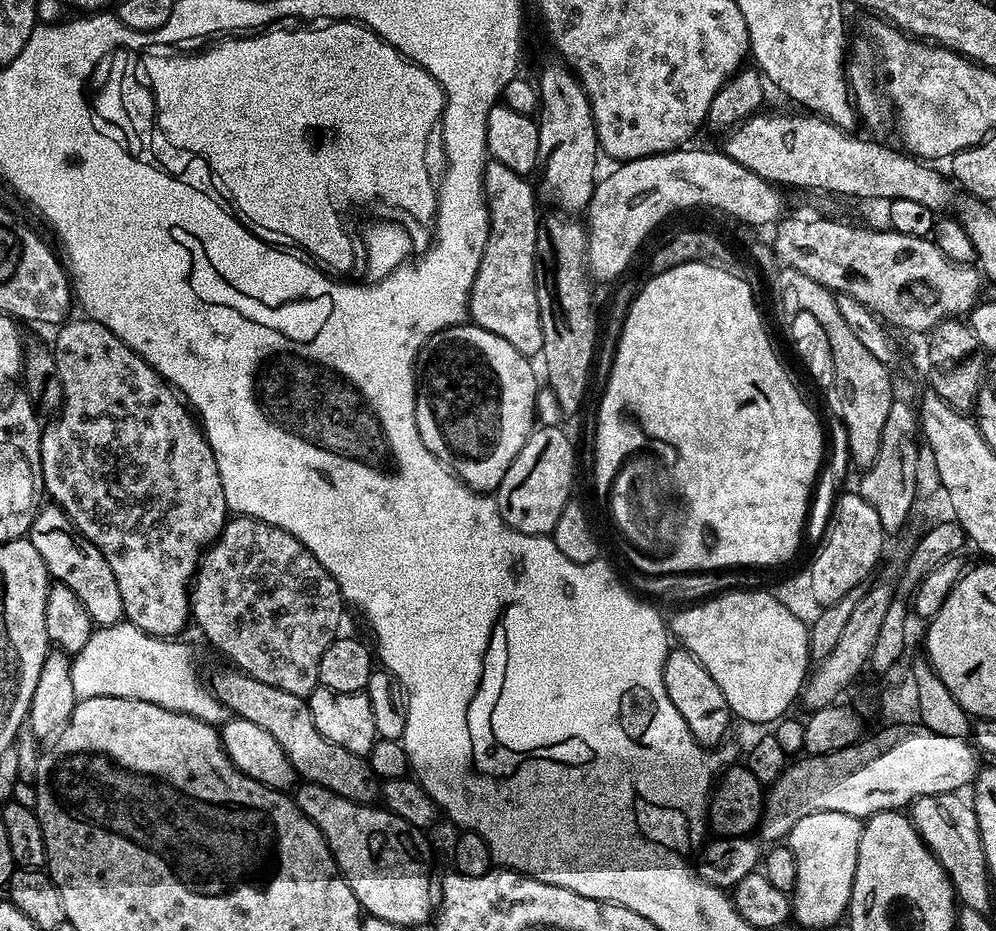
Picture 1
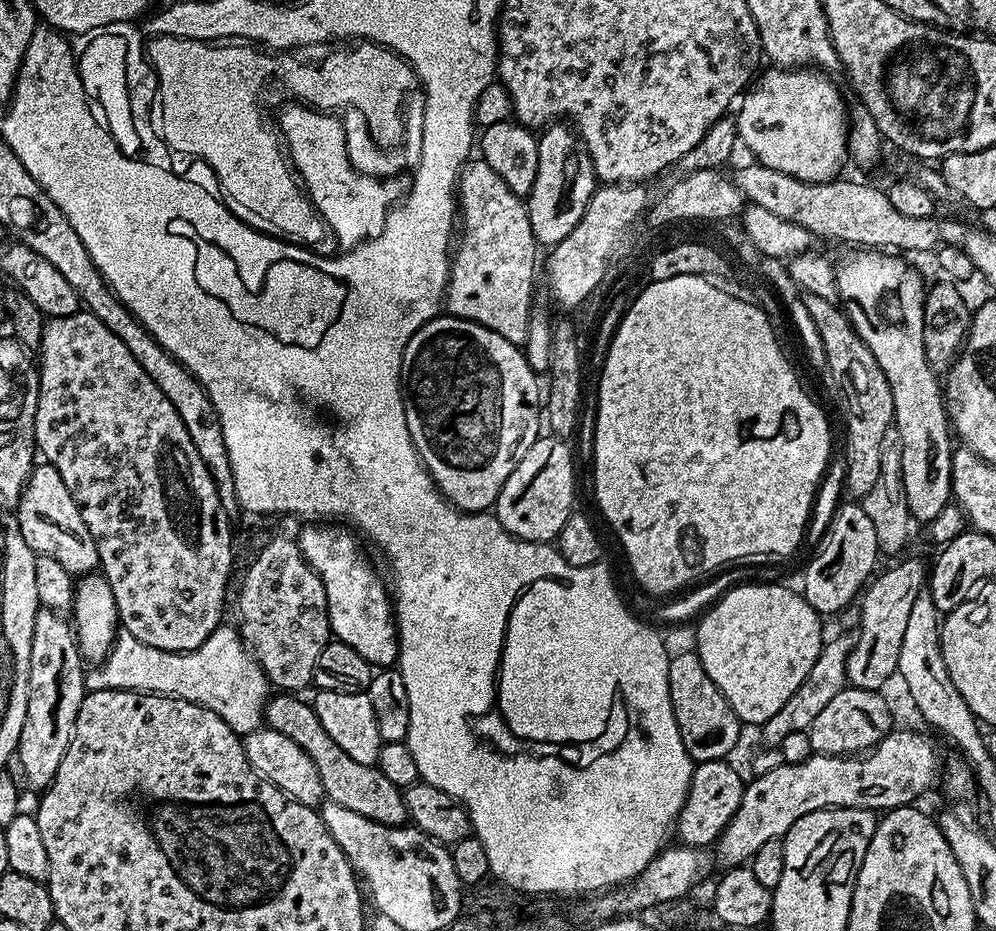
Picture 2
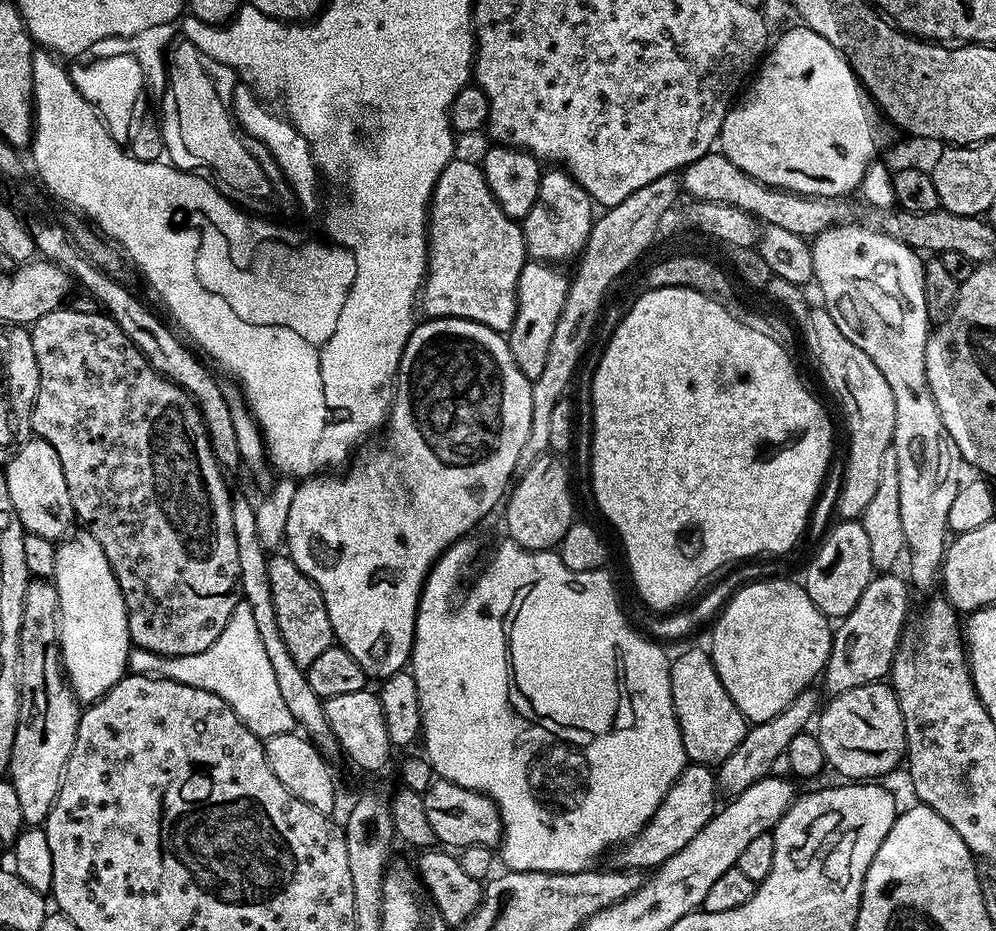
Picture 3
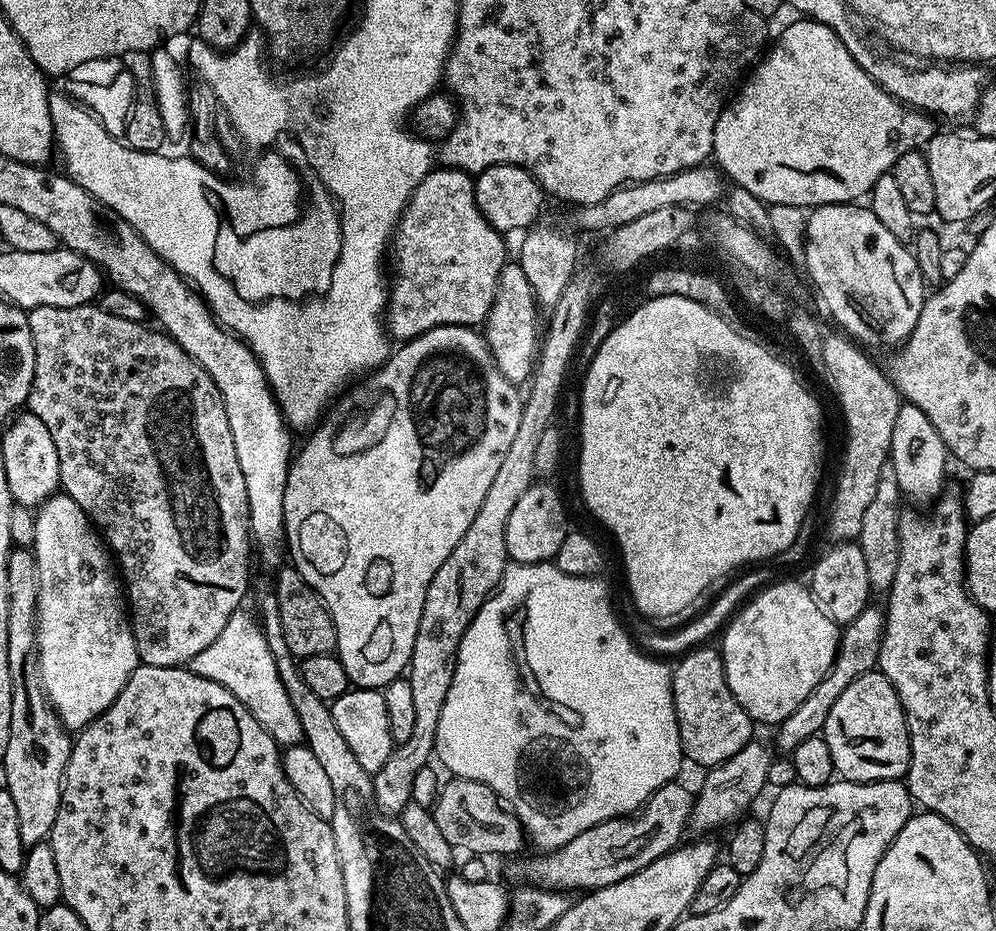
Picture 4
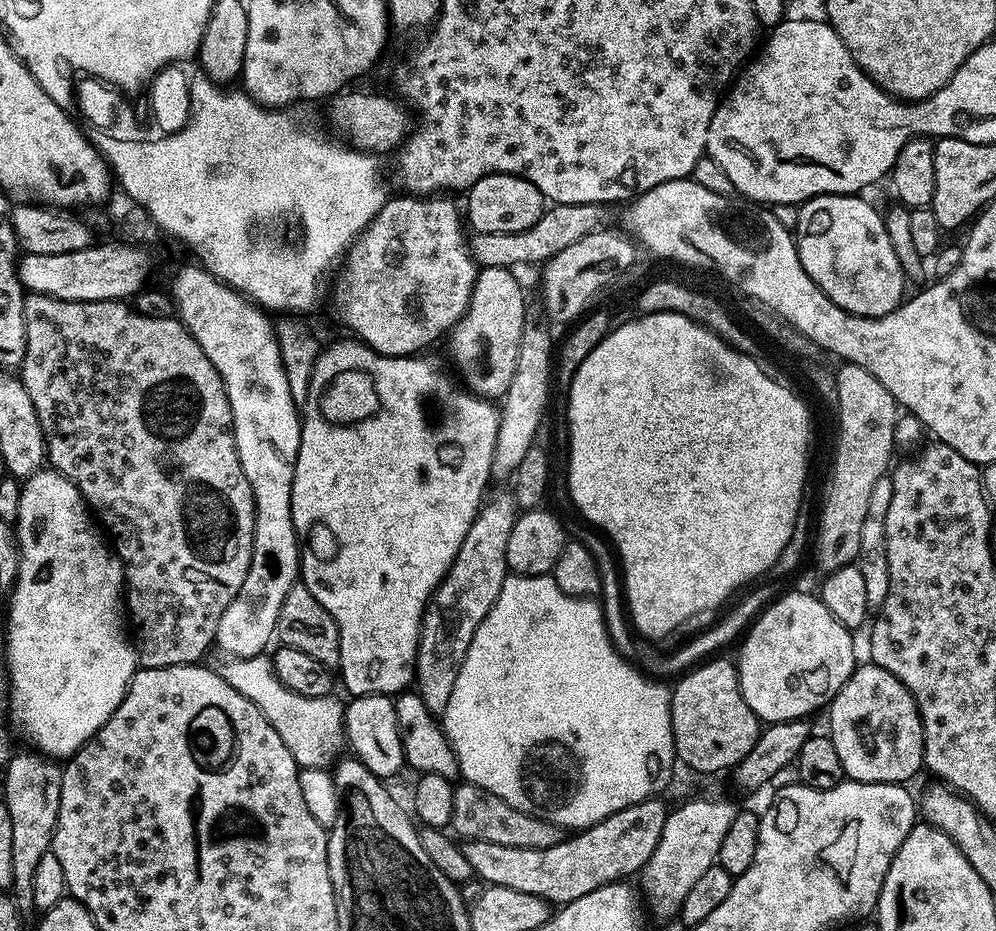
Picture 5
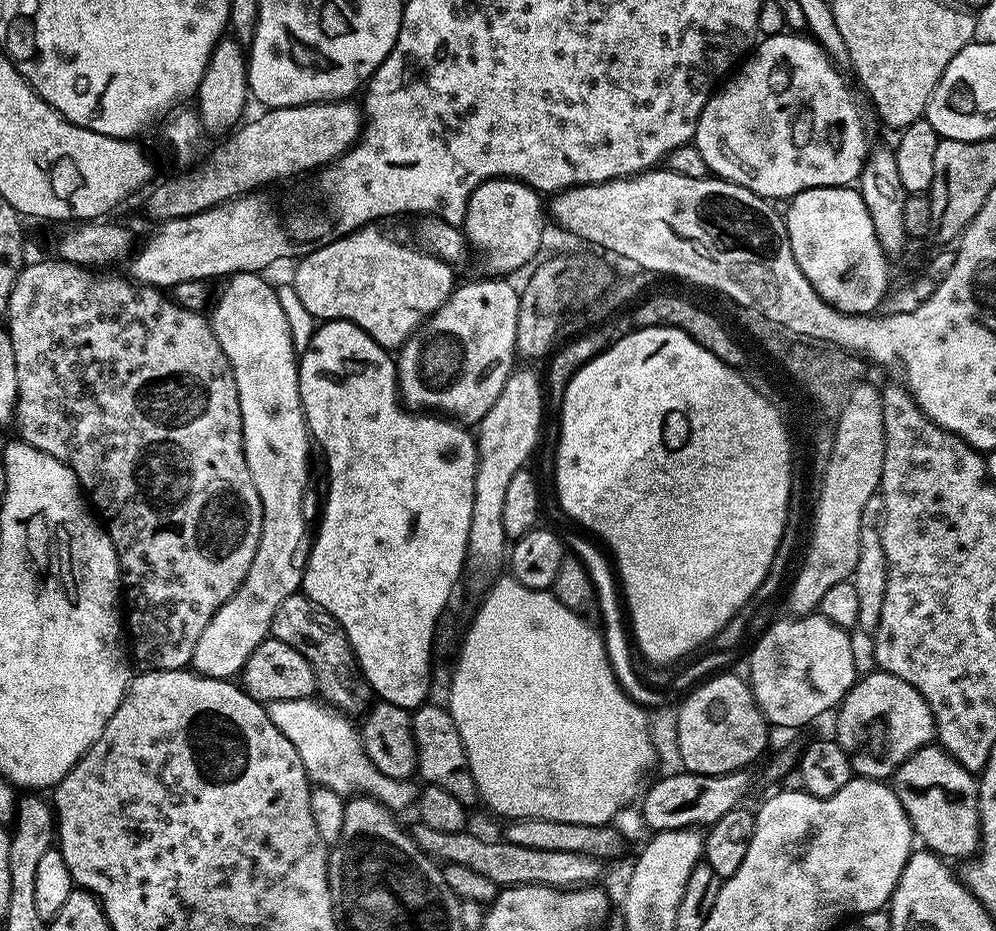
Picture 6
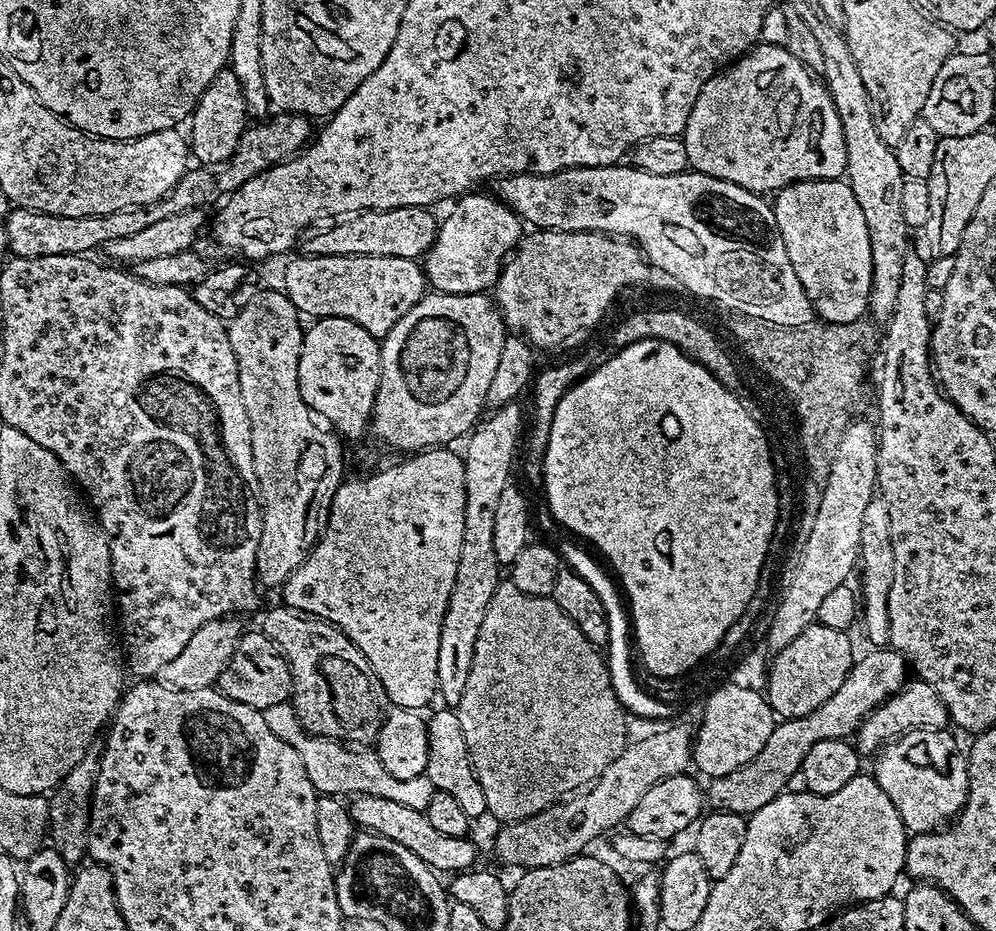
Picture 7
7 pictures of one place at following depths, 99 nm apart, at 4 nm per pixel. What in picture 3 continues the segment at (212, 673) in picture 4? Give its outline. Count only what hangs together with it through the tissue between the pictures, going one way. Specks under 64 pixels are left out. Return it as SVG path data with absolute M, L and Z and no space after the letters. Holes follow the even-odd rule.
M243 599L234 606L234 614L230 614L230 622L226 622L222 634L218 634L218 638L214 638L206 650L198 654L167 657L148 652L145 648L133 647L128 653L128 667L137 676L161 676L163 680L182 682L186 686L218 694L218 698L222 698L222 702L226 702L226 706L238 714L246 730L260 737L261 741L296 728L294 714L290 714L278 690L278 681L274 678L270 658L266 658L262 638L258 638L254 614Z

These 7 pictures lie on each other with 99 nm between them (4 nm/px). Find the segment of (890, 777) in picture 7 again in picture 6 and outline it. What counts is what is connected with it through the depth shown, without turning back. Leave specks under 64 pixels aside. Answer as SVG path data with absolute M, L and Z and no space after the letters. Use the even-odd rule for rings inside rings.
M935 743L927 744L920 748L891 777L891 787L896 796L902 802L906 810L908 820L912 824L912 831L918 837L925 849L931 850L941 858L948 856L964 856L971 858L976 855L980 846L980 789L978 780L973 773L966 769L955 760L945 748L937 746Z

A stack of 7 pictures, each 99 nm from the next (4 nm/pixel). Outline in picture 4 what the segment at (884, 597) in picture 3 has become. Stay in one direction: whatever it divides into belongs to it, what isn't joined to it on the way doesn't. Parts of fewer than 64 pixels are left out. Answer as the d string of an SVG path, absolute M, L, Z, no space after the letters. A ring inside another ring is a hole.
M869 606L862 610L862 614L858 614L858 618L854 618L854 622L843 625L840 644L836 647L836 657L830 670L824 675L822 682L818 682L818 686L810 690L810 698L806 698L806 702L802 702L802 706L798 706L798 710L794 710L794 714L790 714L790 718L783 720L775 729L777 749L780 747L784 754L790 754L799 744L806 742L806 738L821 735L826 718L830 718L830 709L846 691L846 686L850 686L854 678L871 672L877 667L884 633L884 614L883 607Z

